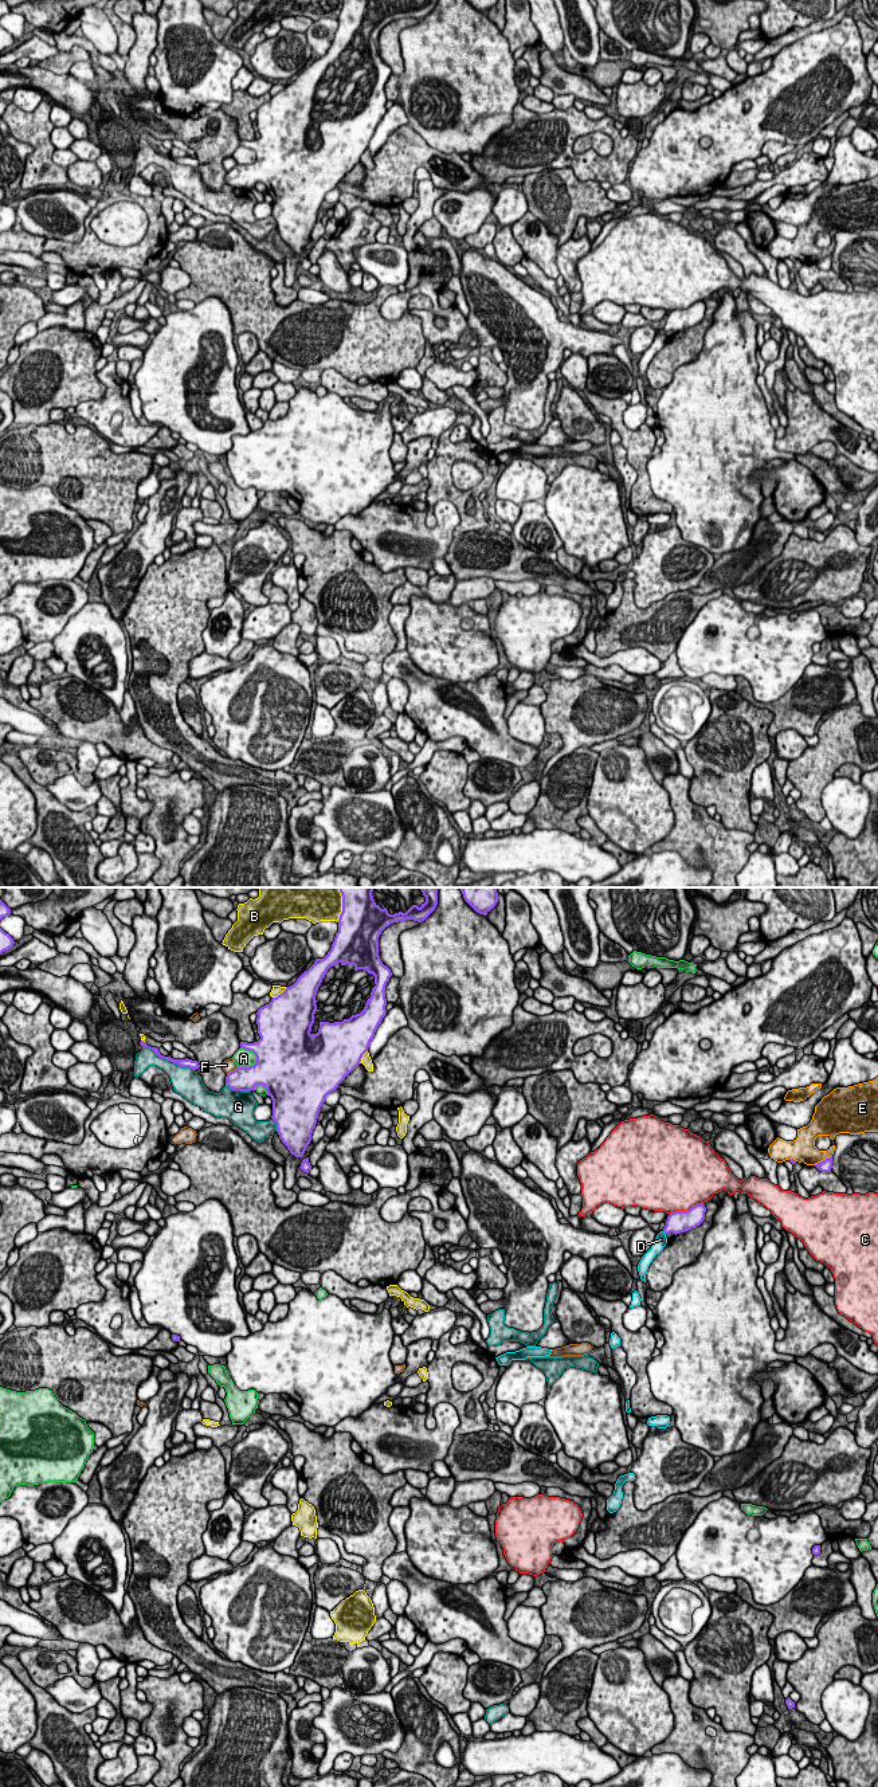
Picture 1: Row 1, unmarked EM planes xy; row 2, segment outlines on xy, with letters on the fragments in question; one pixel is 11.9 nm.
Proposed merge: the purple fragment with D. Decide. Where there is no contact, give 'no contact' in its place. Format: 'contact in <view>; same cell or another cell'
no contact; same cell

